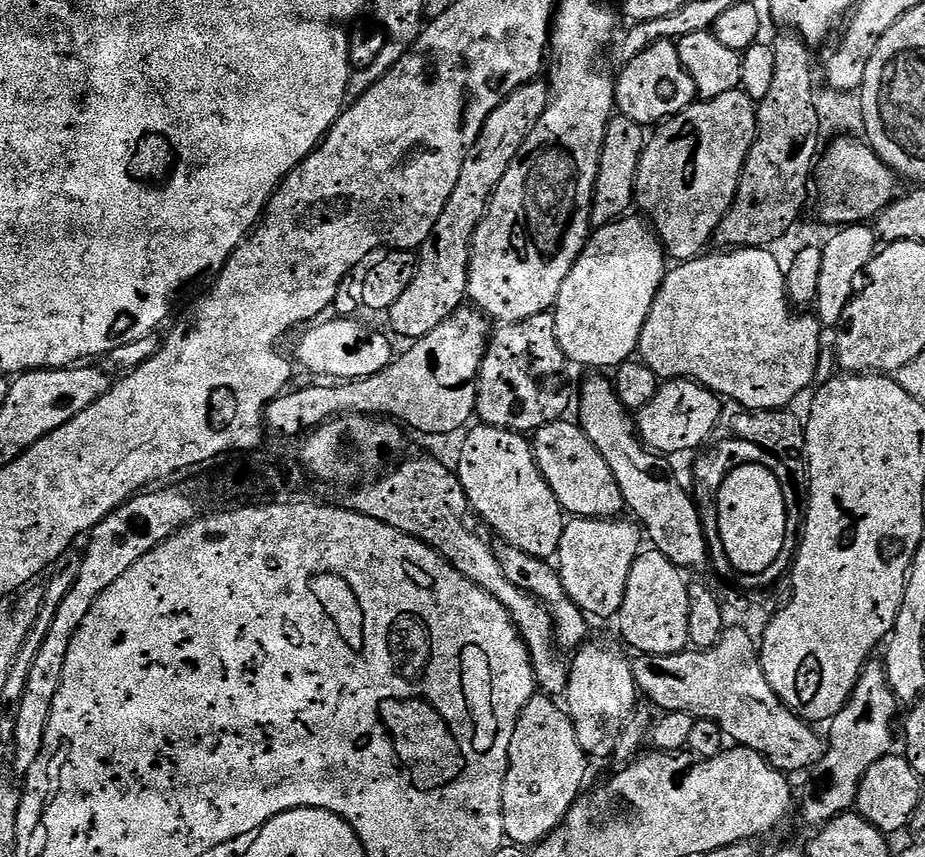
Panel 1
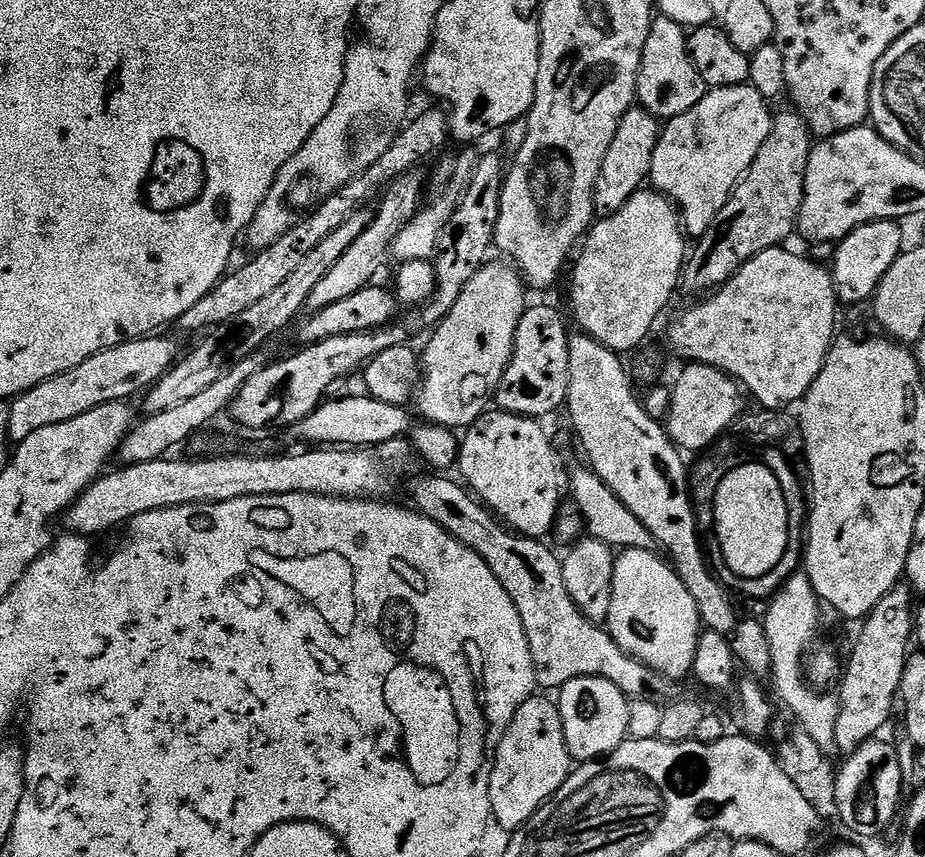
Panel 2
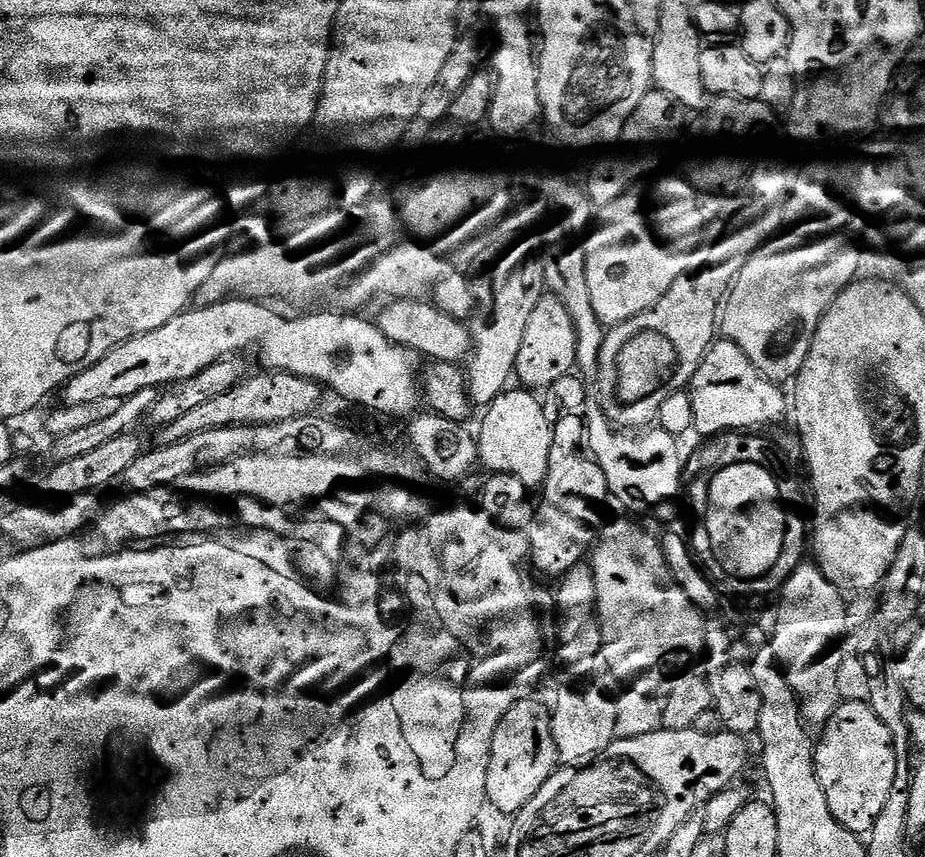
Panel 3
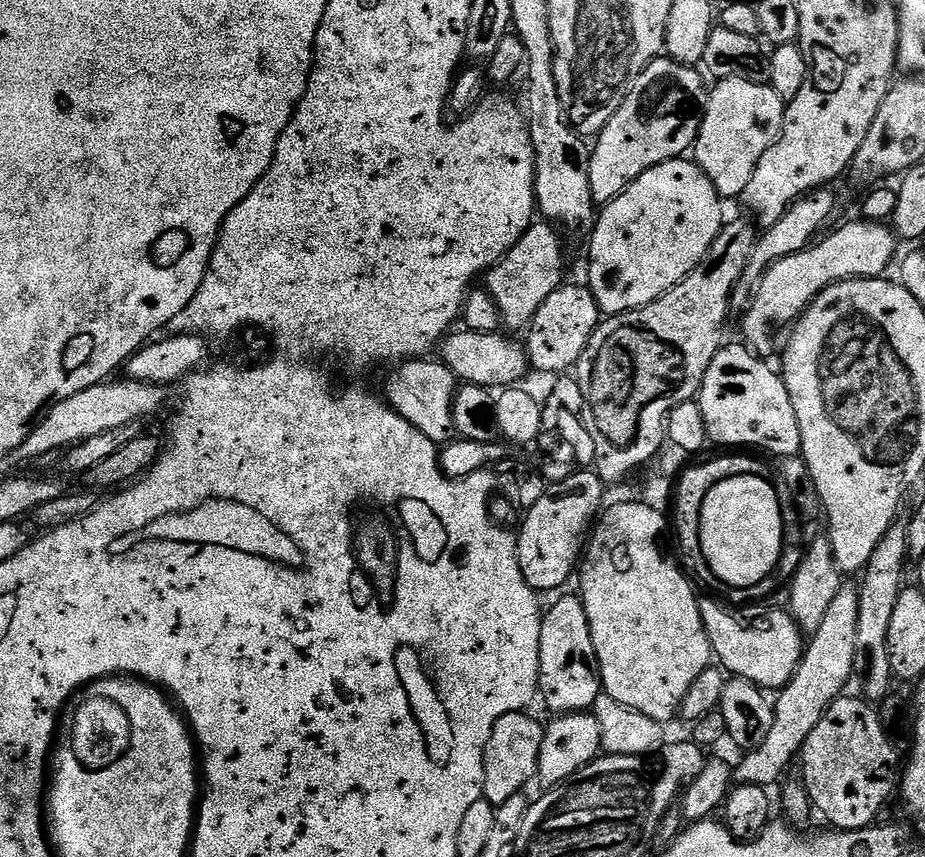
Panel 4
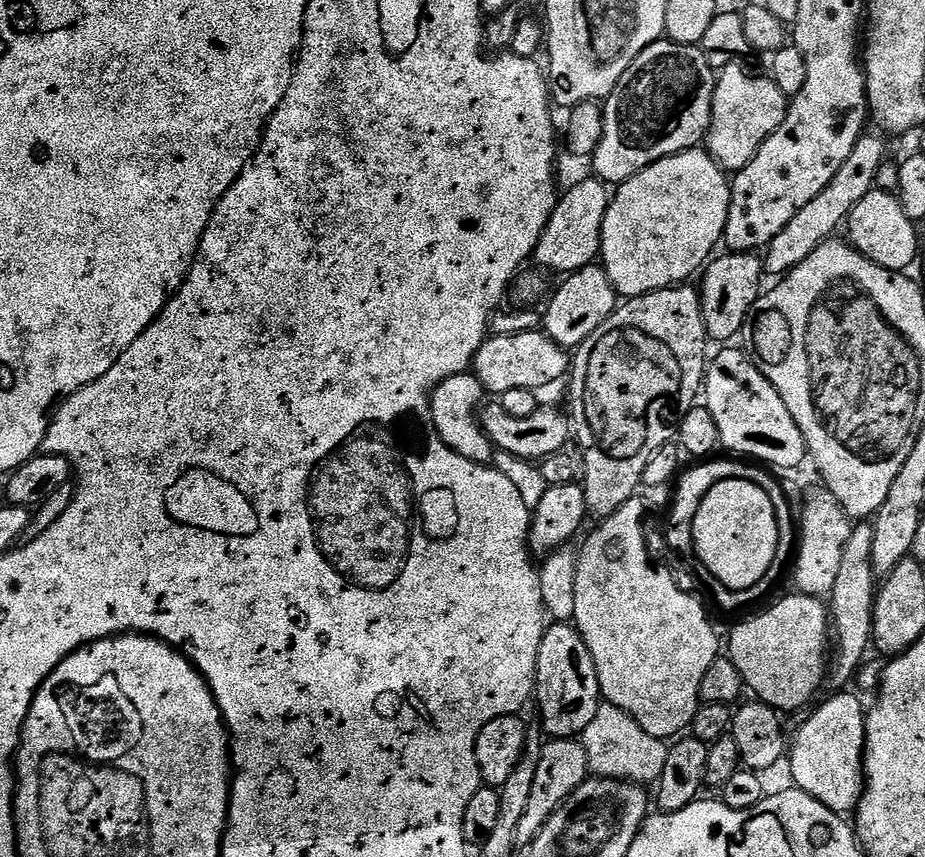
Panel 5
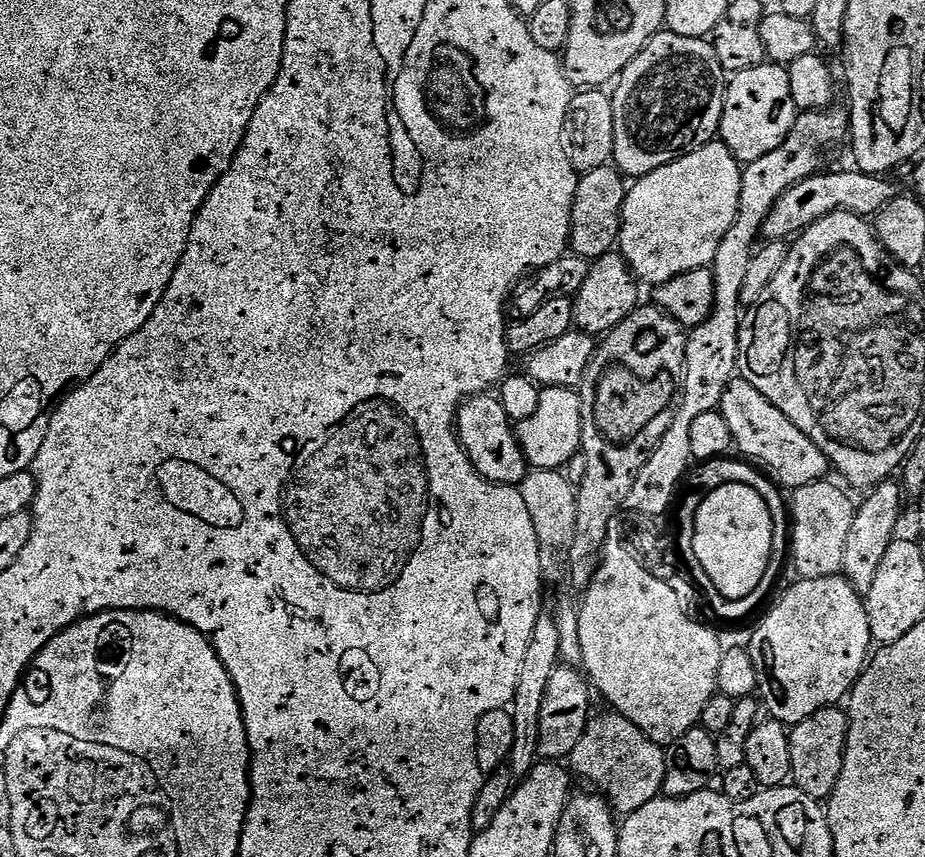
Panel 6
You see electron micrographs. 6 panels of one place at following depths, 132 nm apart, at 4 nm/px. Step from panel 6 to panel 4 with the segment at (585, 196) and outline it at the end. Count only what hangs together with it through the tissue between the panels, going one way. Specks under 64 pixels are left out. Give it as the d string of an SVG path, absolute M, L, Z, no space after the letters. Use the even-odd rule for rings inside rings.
M548 222L533 223L522 234L522 238L505 256L489 268L486 273L486 291L498 306L503 327L527 329L531 324L538 306L554 294L565 283L564 252L560 240L555 236L553 225Z

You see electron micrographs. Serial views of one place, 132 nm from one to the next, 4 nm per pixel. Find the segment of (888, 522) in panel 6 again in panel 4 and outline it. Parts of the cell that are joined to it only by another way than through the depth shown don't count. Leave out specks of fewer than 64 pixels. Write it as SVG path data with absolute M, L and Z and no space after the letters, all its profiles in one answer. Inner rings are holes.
M841 583L834 602L830 602L830 610L826 610L826 618L822 626L807 641L803 657L796 667L786 687L779 689L774 700L774 726L770 726L770 734L766 734L766 742L762 746L745 751L744 761L734 768L734 776L739 783L757 784L760 788L768 788L776 784L784 776L784 771L799 757L804 748L806 738L810 738L810 730L818 726L822 714L841 696L845 695L848 683L852 680L852 672L857 671L856 651L858 650L858 602L860 590L855 583Z

